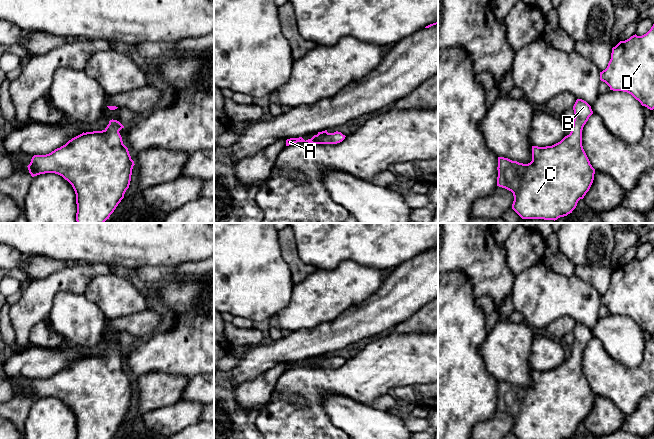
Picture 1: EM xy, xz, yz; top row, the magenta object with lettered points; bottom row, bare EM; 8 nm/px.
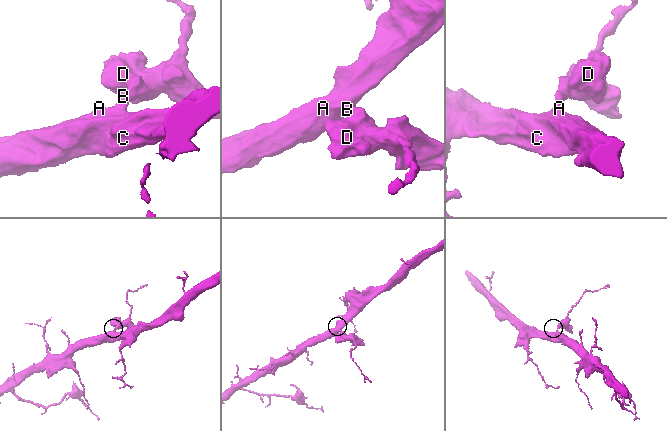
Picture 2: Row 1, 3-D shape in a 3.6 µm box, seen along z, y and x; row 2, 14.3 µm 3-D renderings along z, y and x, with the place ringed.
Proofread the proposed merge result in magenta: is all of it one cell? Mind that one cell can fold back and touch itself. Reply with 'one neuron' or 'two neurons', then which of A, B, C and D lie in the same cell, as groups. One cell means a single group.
one neuron; groups A B C D

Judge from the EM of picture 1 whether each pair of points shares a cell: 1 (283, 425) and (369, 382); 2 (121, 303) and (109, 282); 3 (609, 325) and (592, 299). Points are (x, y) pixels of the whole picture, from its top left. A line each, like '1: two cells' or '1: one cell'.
1: one cell
2: one cell
3: two cells

